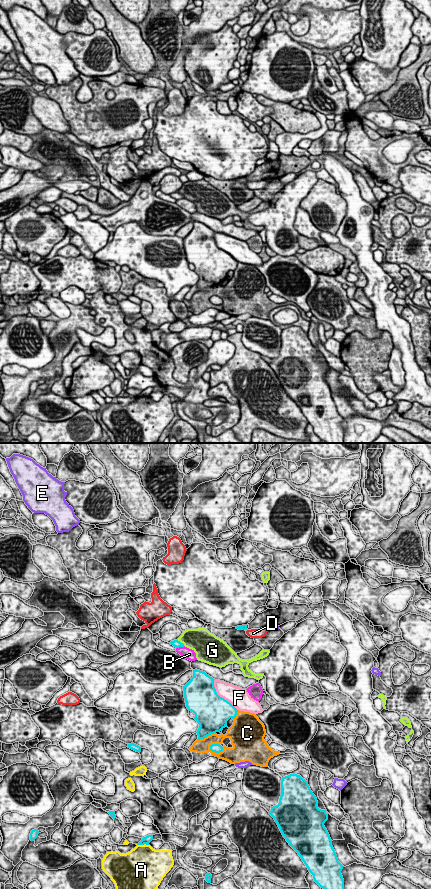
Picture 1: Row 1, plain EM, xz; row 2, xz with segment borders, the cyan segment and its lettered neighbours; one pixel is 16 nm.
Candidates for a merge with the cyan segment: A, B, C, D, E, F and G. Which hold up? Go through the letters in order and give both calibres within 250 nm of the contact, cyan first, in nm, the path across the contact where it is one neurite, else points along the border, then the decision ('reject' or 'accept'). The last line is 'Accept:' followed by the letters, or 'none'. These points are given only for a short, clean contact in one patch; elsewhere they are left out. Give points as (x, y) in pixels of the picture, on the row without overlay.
A: 130/480 nm | reject
B: 120/170 nm | reject
C: 160/220 nm | reject
D: 60/160 nm | reject
E: 60/60 nm | reject
F: 500/280 nm | reject
G: 120/340 nm | reject
Accept: none

